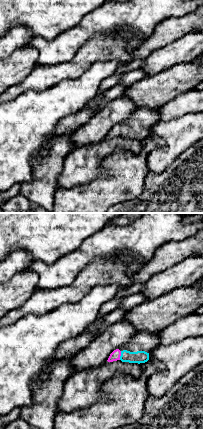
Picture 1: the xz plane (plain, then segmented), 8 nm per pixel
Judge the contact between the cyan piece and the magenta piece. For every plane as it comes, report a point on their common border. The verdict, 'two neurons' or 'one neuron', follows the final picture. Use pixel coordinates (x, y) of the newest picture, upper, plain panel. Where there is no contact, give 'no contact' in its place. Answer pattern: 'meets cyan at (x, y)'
meets cyan at (121, 131)

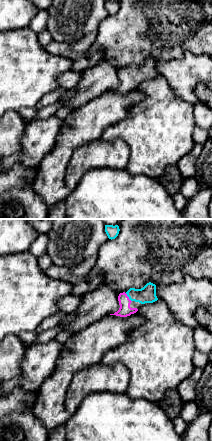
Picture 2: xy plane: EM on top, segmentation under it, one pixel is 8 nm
meets cyan at (128, 72)

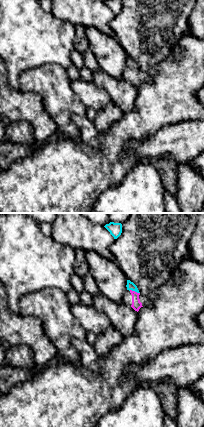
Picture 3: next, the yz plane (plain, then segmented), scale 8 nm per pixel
meets cyan at (134, 66)

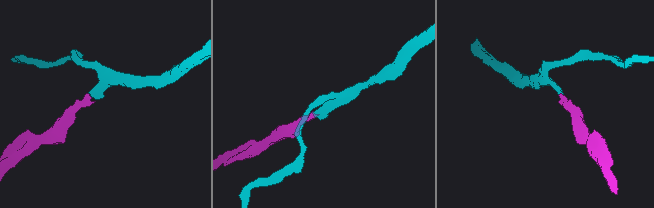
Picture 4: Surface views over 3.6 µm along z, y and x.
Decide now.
one neuron

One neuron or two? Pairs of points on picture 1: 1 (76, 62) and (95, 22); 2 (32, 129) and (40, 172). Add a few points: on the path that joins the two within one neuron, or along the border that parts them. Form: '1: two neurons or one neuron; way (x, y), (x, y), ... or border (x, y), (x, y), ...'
1: two neurons; border (104, 32), (98, 32), (67, 61)
2: two neurons; border (53, 140), (35, 160), (32, 177), (29, 180)

